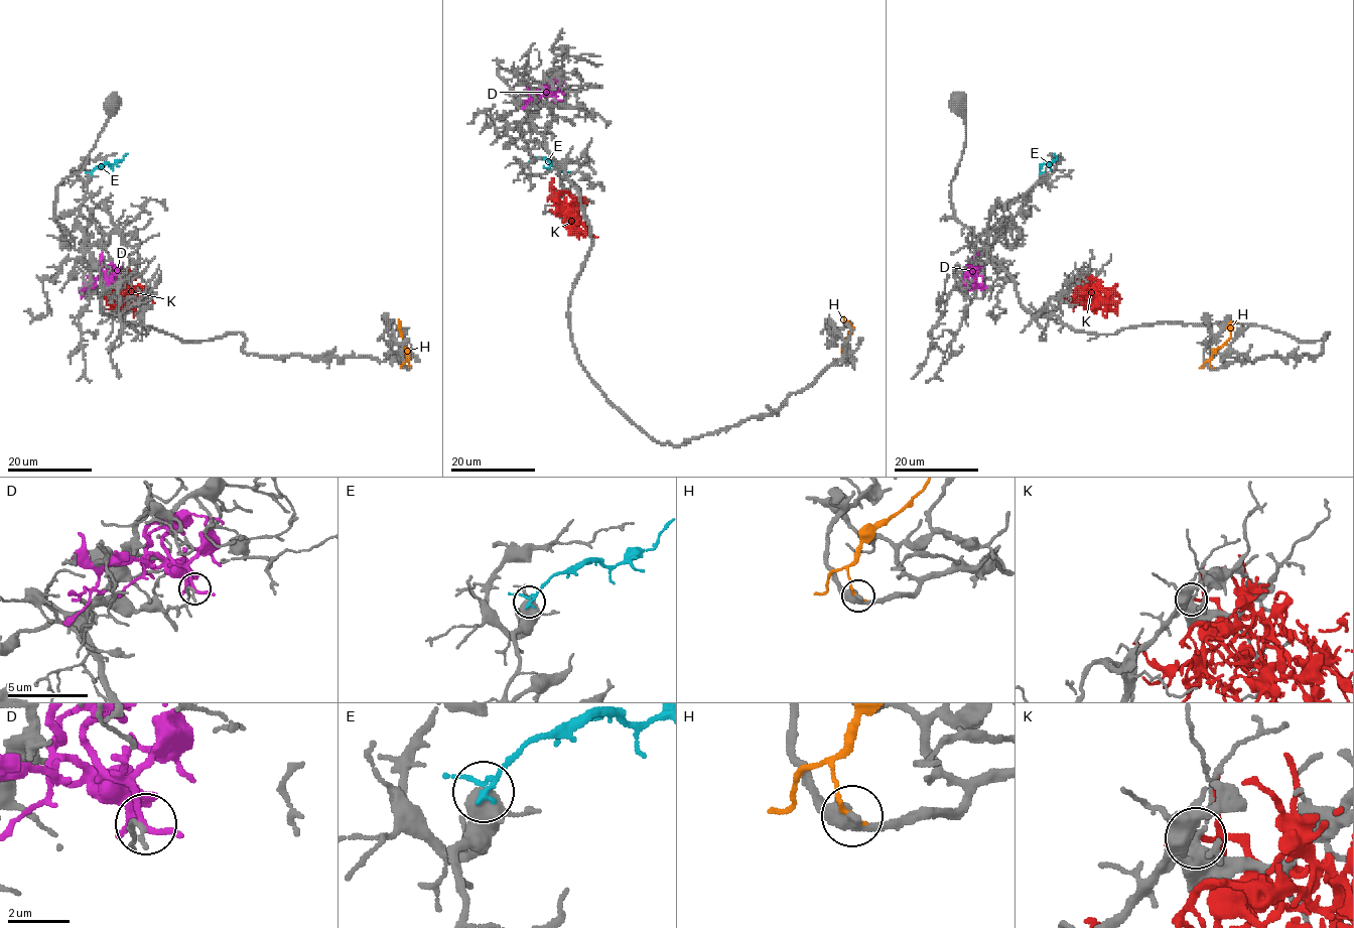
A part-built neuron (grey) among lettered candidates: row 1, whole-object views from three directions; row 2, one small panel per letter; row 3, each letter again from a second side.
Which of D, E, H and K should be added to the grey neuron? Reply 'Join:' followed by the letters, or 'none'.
Join: none

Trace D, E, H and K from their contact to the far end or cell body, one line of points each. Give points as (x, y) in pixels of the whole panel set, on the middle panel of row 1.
D: (556, 100), (546, 90), (525, 100)
E: (533, 157), (540, 156), (565, 173), (571, 172)
H: (851, 328), (841, 354)
K: (556, 193), (566, 212), (571, 212), (587, 232), (583, 233), (578, 226)

